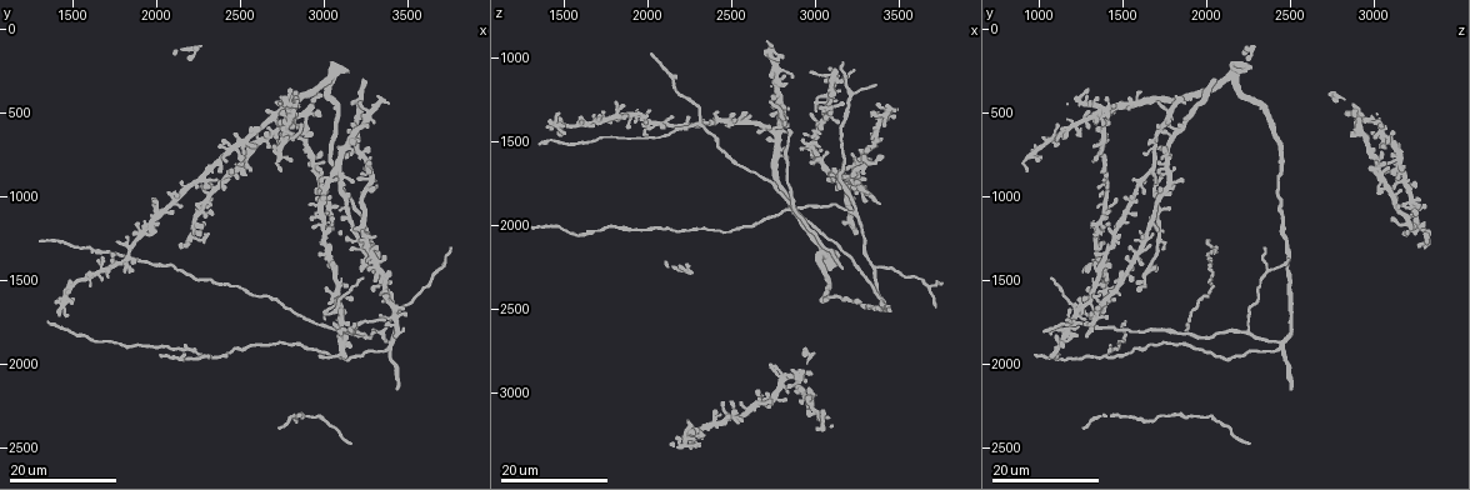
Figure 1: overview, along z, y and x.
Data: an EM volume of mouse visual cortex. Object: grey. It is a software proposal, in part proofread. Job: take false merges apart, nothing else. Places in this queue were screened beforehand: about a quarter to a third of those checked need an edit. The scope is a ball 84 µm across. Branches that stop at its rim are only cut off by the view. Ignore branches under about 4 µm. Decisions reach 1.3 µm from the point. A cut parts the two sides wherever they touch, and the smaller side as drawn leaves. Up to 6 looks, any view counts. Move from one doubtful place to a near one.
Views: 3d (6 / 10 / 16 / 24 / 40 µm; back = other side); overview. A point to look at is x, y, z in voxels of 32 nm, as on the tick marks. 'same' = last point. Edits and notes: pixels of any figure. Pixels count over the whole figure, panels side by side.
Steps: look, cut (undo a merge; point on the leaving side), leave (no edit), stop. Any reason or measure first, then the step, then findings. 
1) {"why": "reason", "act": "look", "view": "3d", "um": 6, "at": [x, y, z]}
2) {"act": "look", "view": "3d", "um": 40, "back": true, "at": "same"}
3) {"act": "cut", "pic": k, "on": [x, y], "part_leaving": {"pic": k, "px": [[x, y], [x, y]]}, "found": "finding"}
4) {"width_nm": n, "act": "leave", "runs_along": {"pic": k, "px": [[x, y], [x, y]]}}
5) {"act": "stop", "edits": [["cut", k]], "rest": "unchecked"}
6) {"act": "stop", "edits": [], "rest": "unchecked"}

{"why": "four-way junction", "act": "look", "view": "3d", "um": 16, "at": [3380, 1880, 2440]}

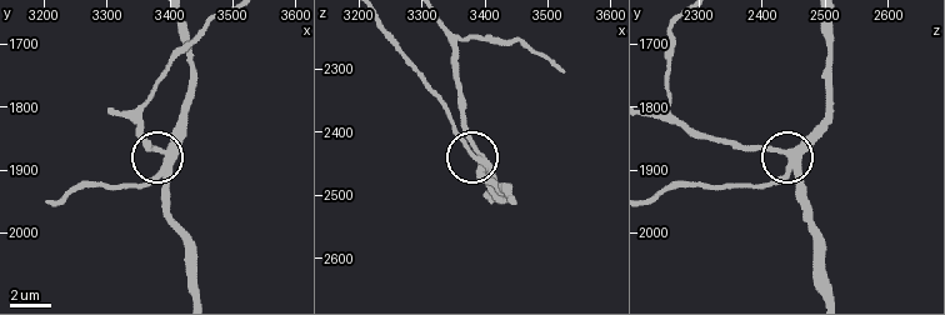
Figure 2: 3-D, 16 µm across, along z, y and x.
{"why": "closer look", "act": "look", "view": "3d", "um": 6, "at": [3395, 1885, 2445]}

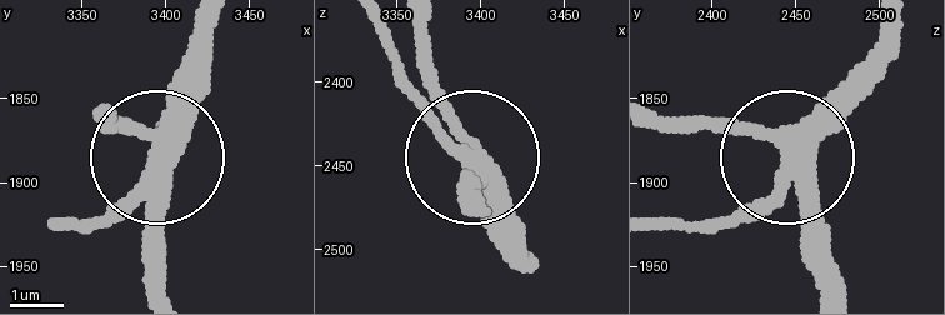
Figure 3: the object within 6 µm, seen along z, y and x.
{"act": "look", "view": "3d", "um": 6, "back": true, "at": [3394, 1884, 2446]}

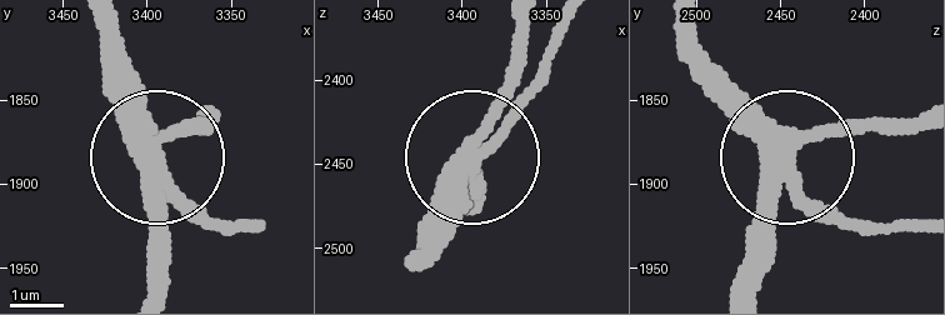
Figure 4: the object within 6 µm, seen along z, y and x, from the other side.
{"act": "leave", "runs_along": {"pic": 4, "px": [[95, 23], [109, 103], [168, 184], [230, 233]]}, "found": "all the same neuron"}

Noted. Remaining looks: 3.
{"why": "a fork", "act": "look", "view": "3d", "um": 16, "at": [3360, 1800, 2240]}

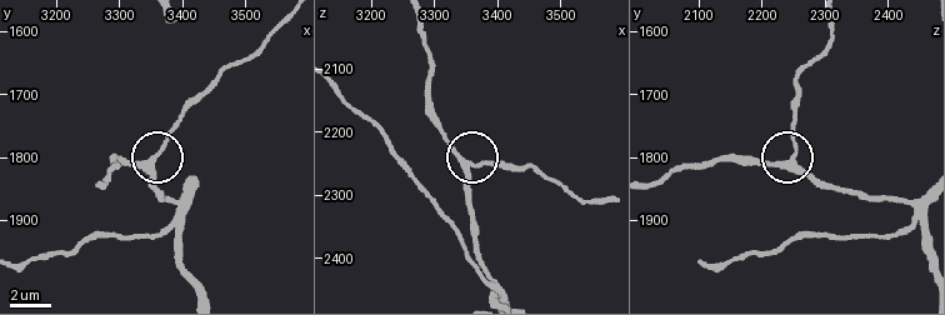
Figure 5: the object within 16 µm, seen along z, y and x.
{"why": "closer look", "act": "look", "view": "3d", "um": 6, "at": [3355, 1800, 2250]}

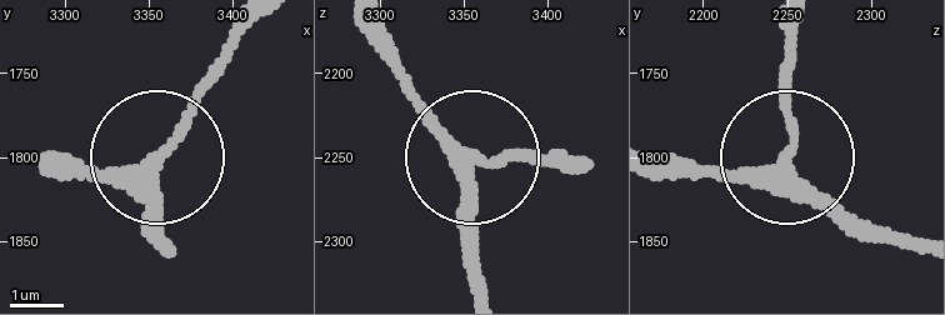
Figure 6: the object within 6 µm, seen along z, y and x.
{"width_nm": 230, "act": "leave", "runs_along": {"pic": 6, "px": [[163, 249], [168, 136], [235, 48]]}, "found": "one neuron here"}

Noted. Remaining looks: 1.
{"act": "stop", "edits": [], "rest": "unchecked"}

